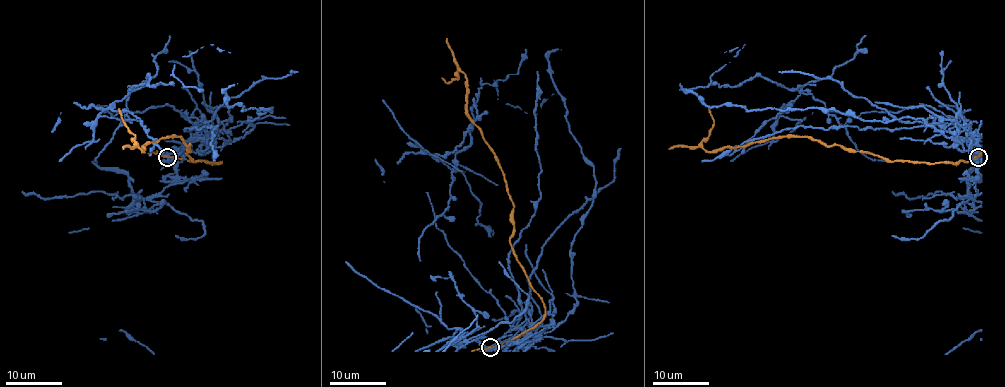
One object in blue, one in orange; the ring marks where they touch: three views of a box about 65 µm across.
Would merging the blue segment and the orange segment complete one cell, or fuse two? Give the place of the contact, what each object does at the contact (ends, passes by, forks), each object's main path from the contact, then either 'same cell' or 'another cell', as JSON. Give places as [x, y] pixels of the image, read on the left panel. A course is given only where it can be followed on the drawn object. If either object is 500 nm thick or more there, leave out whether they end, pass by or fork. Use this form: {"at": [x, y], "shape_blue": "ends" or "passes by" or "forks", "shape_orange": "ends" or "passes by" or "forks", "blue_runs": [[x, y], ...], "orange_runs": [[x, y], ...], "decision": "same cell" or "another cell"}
{"at": [167, 157], "shape_blue": "forks", "shape_orange": "passes by", "blue_runs": [[167, 156], [206, 134], [164, 104], [112, 117], [149, 76], [170, 84], [174, 62], [230, 52]], "orange_runs": [[166, 156], [221, 162], [194, 161], [187, 154], [190, 145], [180, 137], [163, 137], [143, 151], [117, 108]], "decision": "another cell"}

